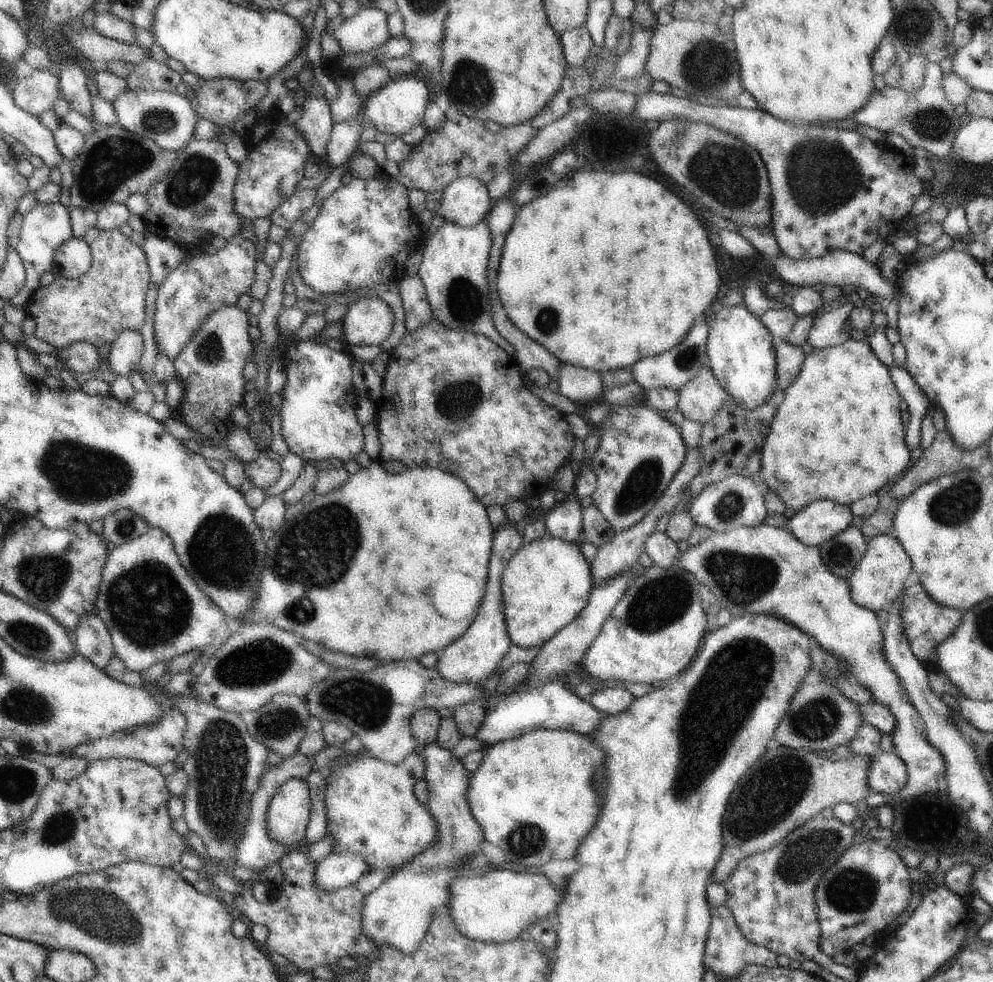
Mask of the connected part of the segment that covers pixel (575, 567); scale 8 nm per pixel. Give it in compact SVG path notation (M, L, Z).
M546 534L540 540L520 548L512 557L501 578L504 616L512 644L522 648L541 648L584 610L593 589L593 576L591 565L580 551L581 544L582 541L569 543Z

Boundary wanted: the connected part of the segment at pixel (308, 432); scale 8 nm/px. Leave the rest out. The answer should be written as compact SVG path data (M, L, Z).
M295 340L288 350L283 353L287 372L286 386L282 392L283 401L281 414L281 430L284 442L289 452L300 456L303 461L328 460L338 458L343 463L356 460L365 445L363 426L357 419L357 403L359 395L352 383L352 365L354 358L348 351L332 350L326 344L321 345L310 340Z

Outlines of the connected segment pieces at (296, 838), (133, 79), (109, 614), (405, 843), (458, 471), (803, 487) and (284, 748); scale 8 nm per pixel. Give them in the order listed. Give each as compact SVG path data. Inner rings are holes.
M302 779L288 780L272 797L267 810L268 834L286 847L286 852L306 845L310 806L308 783Z
M150 58L135 65L134 72L126 79L128 90L166 91L174 93L182 82L181 74L171 70L166 63L158 62Z
M154 527L108 552L95 611L110 633L115 655L136 672L157 662L170 666L173 658L192 651L211 657L233 631L227 614L184 568L173 540Z
M412 751L401 763L396 765L379 758L365 756L351 763L340 765L331 773L326 772L324 802L327 814L327 835L333 839L332 853L352 853L361 855L370 870L398 869L420 854L430 843L434 843L437 823L414 795L414 786L425 778L427 762L417 752Z
M434 317L420 330L406 332L402 336L400 344L393 350L389 358L389 363L383 377L382 397L378 404L378 434L380 440L380 458L382 463L400 462L408 469L433 468L450 473L460 478L466 486L474 493L478 500L483 501L486 508L496 504L504 508L506 504L514 500L525 500L526 504L532 506L536 504L540 496L550 489L554 474L569 463L570 452L574 448L576 439L572 435L570 426L566 421L566 416L559 413L555 408L546 405L537 395L533 394L531 388L527 389L517 358L503 348L500 348L493 340L484 335L454 331L447 329L440 321Z
M853 335L845 344L816 349L805 357L800 374L785 390L761 448L758 474L785 507L794 512L820 499L850 507L861 498L877 494L911 466L910 450L904 441L903 411L902 398L891 381L889 368L874 355L867 340L857 341Z
M276 693L264 706L255 711L244 711L241 717L256 742L263 744L269 753L274 751L286 758L299 752L298 746L306 734L311 714L304 697Z

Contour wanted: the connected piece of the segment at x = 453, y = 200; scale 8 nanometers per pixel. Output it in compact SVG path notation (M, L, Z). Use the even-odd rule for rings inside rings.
M467 176L457 178L443 190L440 204L436 214L442 220L472 228L486 220L494 200L488 195L485 184L476 177Z

